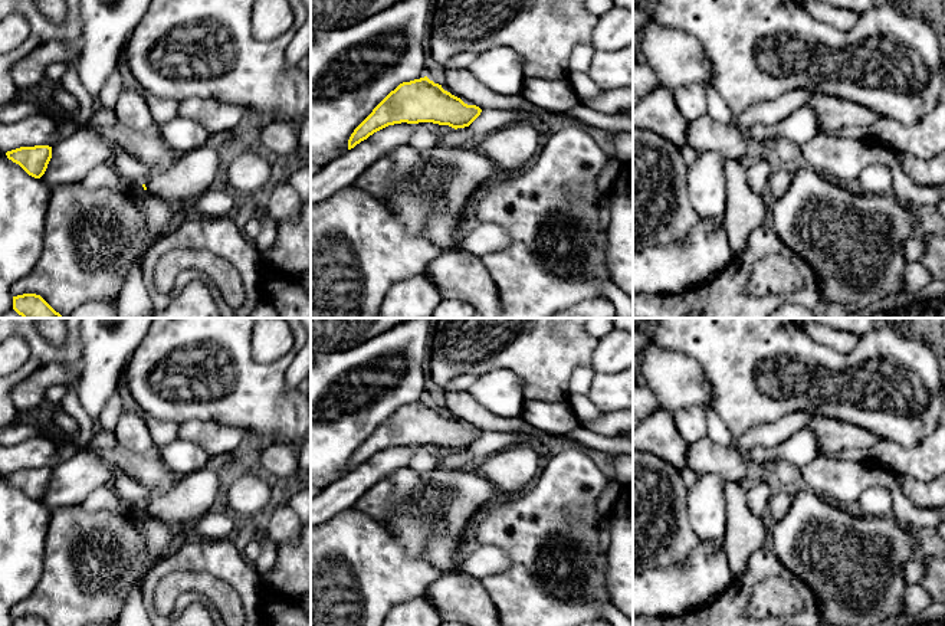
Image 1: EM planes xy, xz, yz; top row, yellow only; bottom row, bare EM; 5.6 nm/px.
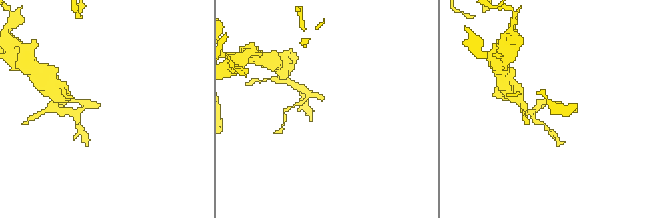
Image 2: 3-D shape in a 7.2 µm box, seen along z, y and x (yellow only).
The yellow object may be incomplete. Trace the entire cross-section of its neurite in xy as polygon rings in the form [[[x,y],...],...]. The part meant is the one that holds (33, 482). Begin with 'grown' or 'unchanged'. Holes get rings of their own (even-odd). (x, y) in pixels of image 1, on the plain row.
unchanged | [[[20,469],[6,475],[7,481],[19,486],[29,498],[40,501],[52,481],[52,469]]]

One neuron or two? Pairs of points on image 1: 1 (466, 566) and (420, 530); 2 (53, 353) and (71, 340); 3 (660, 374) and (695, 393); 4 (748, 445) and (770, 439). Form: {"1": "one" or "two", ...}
{"1": "two", "2": "one", "3": "one", "4": "one"}

